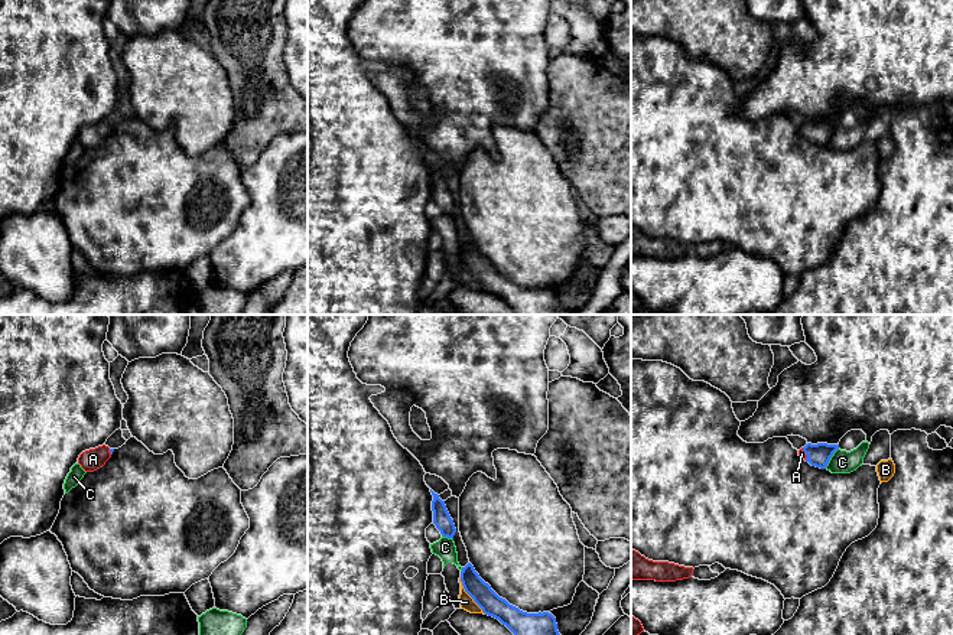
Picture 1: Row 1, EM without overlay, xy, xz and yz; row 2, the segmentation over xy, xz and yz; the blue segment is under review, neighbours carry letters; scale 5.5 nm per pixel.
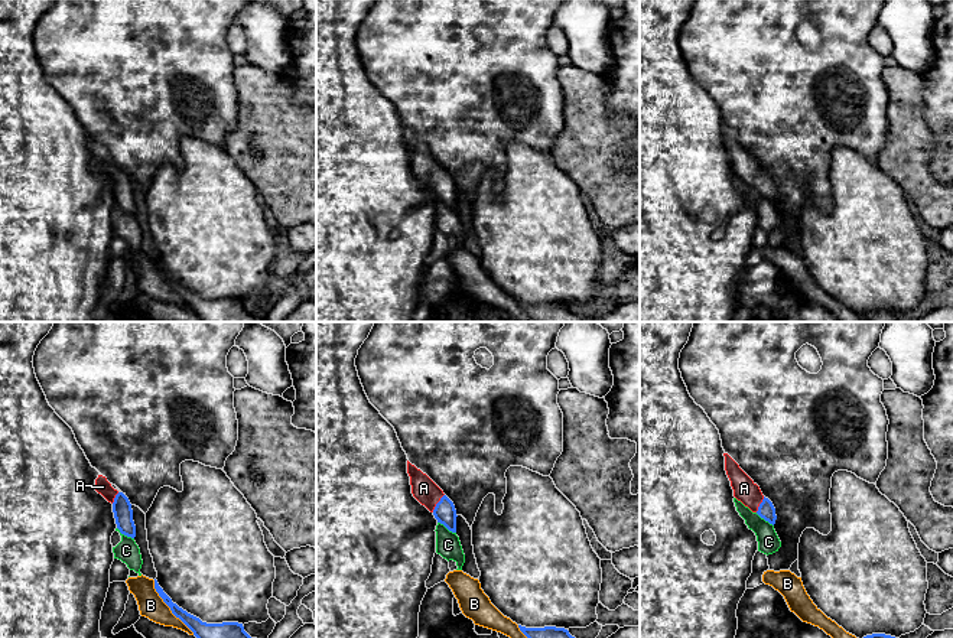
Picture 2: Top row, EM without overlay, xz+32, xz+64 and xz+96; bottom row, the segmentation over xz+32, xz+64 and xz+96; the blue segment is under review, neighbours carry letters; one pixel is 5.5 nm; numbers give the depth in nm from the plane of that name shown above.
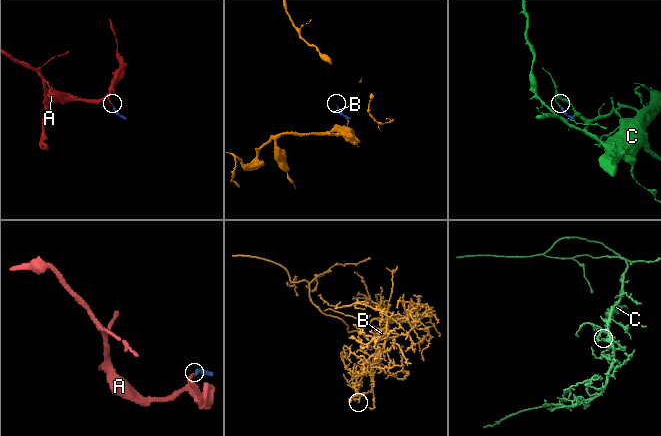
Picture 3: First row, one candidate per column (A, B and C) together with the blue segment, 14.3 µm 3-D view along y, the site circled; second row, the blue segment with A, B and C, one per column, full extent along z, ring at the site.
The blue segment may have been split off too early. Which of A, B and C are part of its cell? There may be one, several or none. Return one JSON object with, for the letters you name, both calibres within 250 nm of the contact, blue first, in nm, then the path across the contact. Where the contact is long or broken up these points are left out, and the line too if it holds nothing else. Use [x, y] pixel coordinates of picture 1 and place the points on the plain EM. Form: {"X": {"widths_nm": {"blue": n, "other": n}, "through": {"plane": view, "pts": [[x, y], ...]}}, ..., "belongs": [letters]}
{"A": {"widths_nm": {"blue": 130, "other": 40}, "through": {"plane": "yz", "pts": [[819, 132], [804, 129], [802, 130]]}}, "belongs": ["A"]}

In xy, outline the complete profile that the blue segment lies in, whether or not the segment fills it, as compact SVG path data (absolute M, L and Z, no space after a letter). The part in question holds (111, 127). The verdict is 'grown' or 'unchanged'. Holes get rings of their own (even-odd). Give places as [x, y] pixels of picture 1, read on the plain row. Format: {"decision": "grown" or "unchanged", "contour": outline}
{"decision": "grown", "contour": "M103 121L95 126L85 127L79 131L78 140L85 149L94 149L105 141L114 126Z"}

